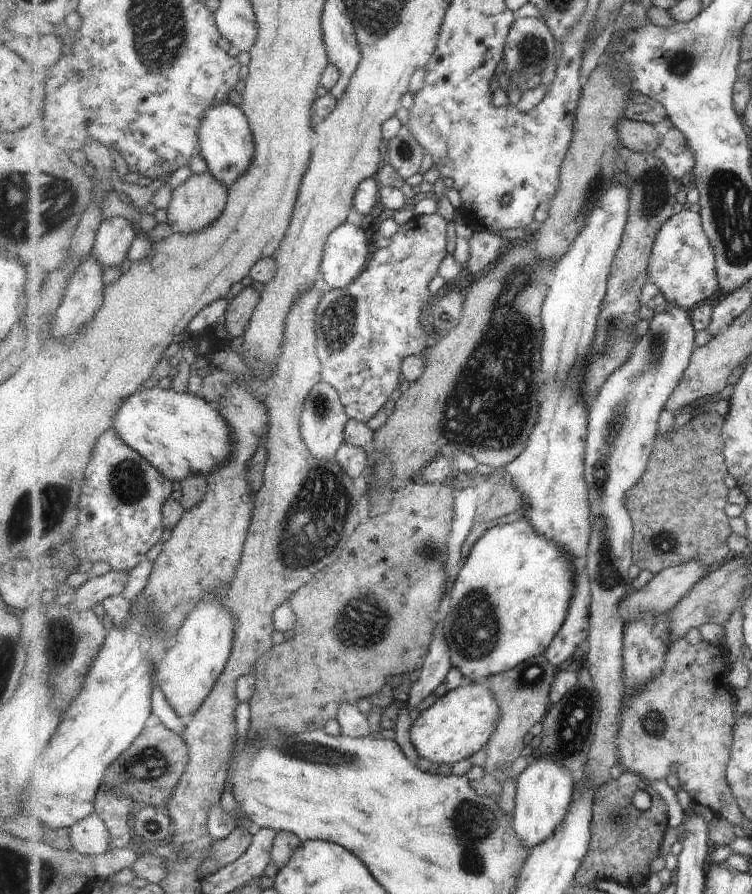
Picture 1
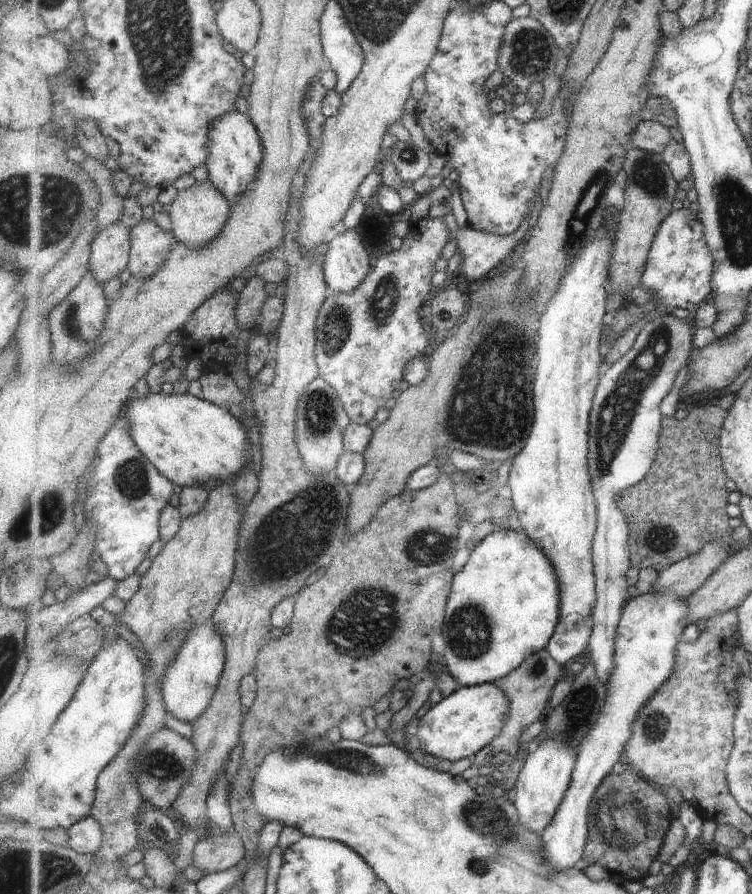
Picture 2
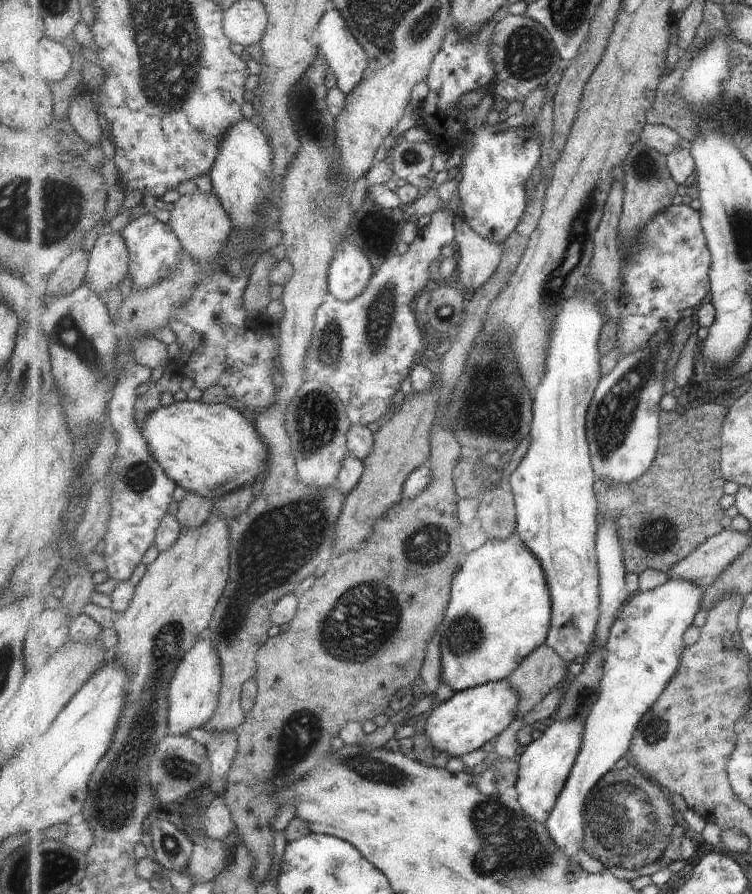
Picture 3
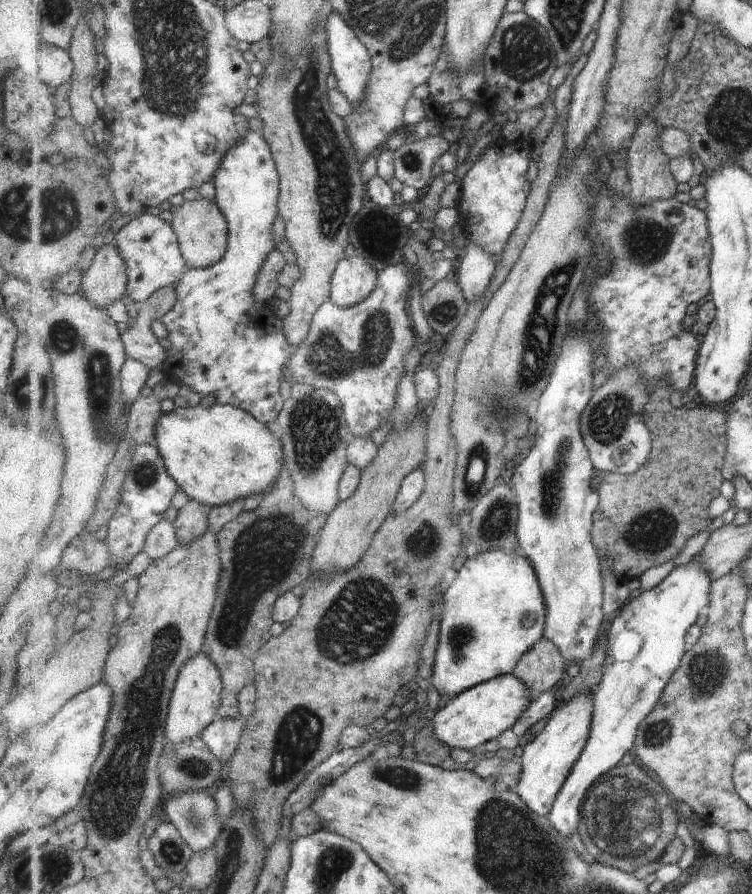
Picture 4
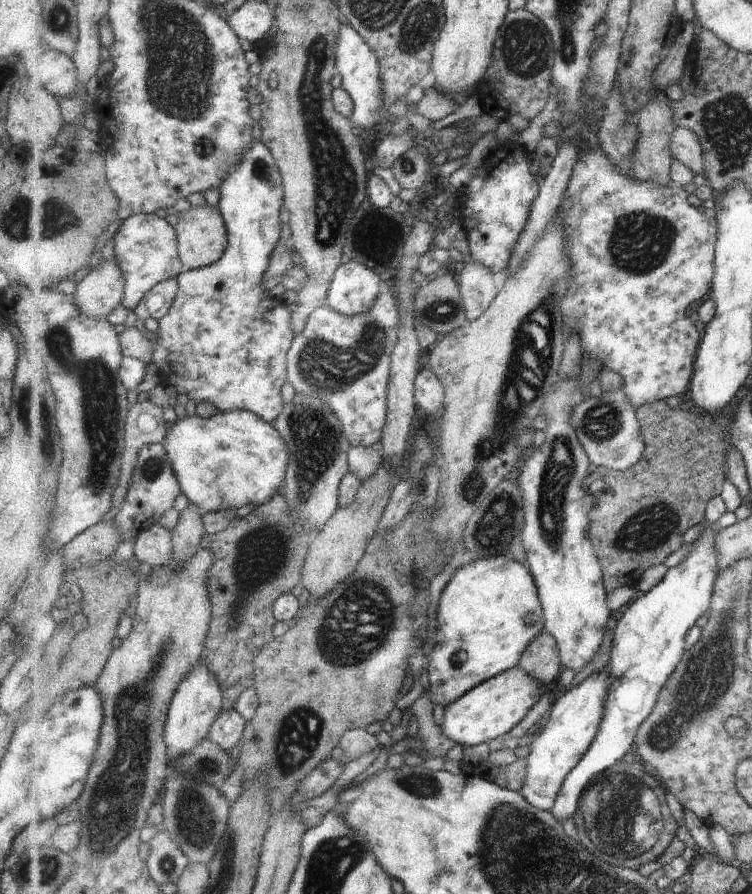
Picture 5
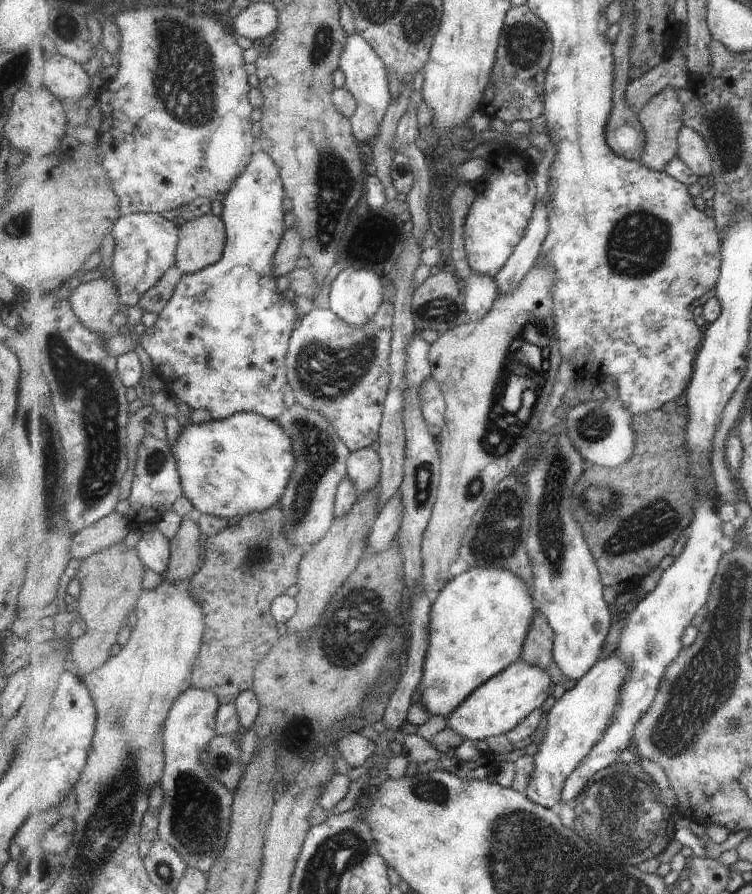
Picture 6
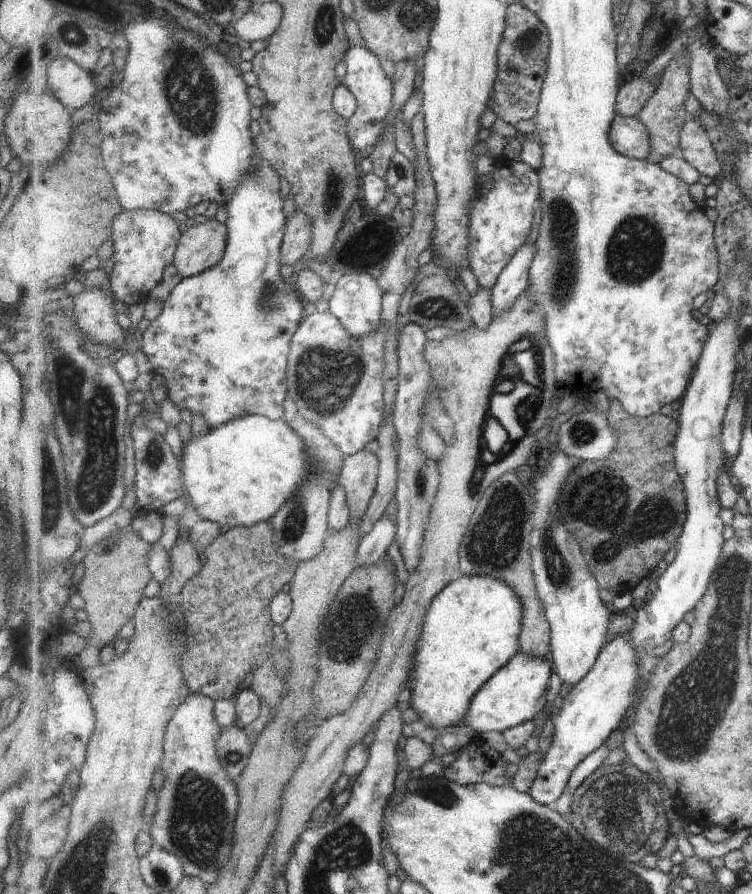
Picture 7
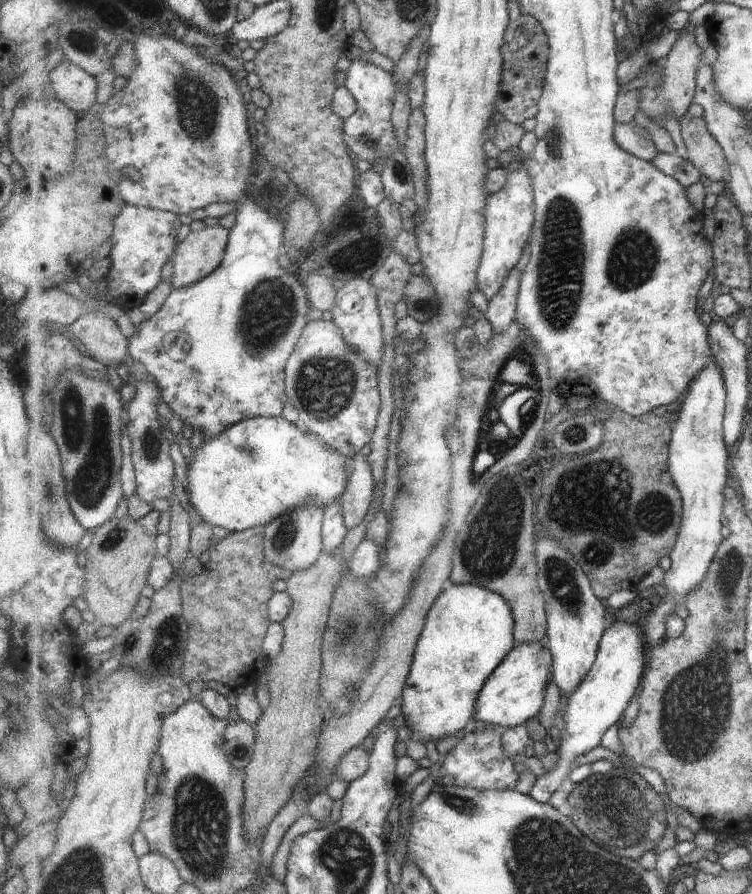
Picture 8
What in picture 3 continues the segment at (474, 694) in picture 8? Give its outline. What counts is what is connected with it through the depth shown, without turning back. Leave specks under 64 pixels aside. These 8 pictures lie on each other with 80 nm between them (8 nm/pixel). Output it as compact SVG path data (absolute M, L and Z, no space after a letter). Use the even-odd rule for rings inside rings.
M517 532L508 540L500 541L493 539L486 542L477 551L473 551L466 555L464 562L460 566L460 570L454 576L454 581L450 588L450 599L446 615L441 622L441 681L452 688L453 691L459 692L465 689L473 688L477 685L482 685L488 682L500 681L508 679L521 662L525 660L533 651L536 651L541 645L547 642L547 637L552 623L552 598L547 584L547 579L544 575L544 570L539 559L523 544L522 538Z

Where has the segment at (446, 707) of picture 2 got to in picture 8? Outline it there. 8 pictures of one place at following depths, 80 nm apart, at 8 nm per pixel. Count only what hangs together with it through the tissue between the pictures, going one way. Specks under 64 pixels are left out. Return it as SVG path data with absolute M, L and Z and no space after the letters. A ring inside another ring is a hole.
M546 642L517 643L481 690L476 704L476 725L489 723L507 729L523 725L544 708L548 686L553 682L554 658Z

